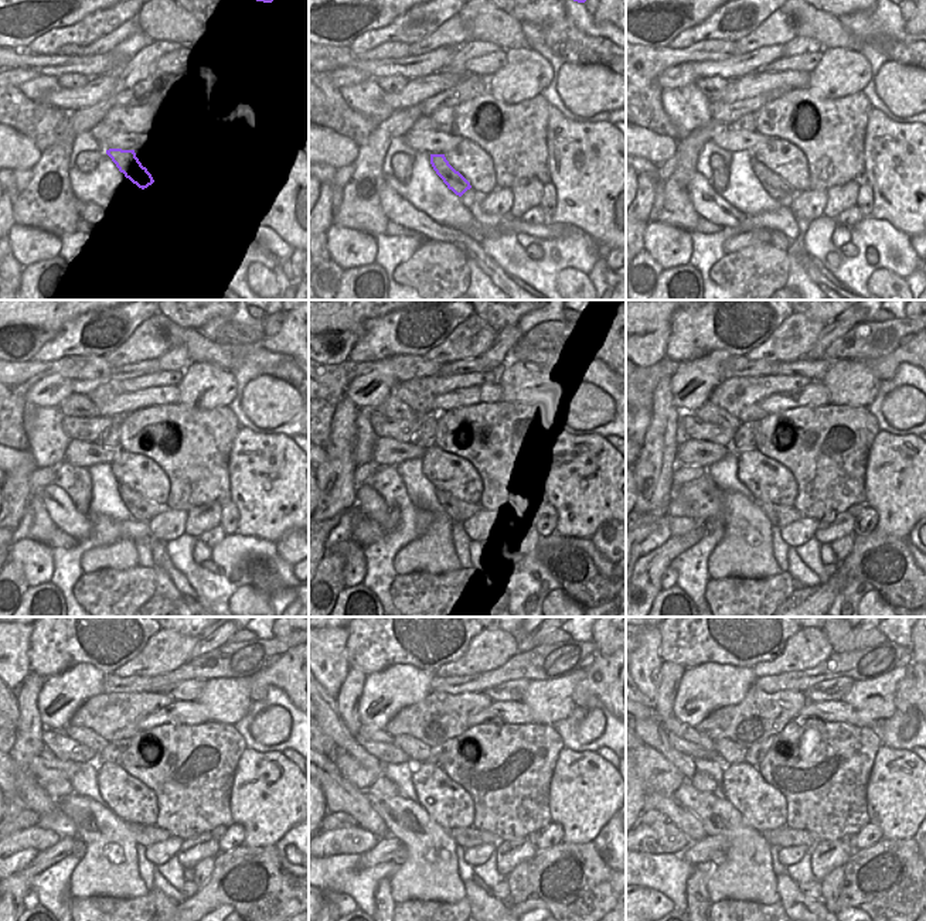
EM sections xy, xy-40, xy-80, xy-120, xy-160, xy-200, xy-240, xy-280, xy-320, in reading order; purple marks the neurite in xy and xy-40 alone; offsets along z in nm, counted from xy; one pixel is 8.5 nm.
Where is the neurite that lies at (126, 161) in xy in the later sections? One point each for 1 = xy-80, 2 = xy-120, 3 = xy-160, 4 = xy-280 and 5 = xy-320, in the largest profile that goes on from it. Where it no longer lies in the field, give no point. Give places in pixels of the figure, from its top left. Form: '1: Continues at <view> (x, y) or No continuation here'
1: Continues at xy-80 (776, 187)
2: Continues at xy-120 (142, 510)
3: Continues at xy-160 (459, 511)
4: Continues at xy-280 (463, 836)
5: Continues at xy-320 (785, 836)

